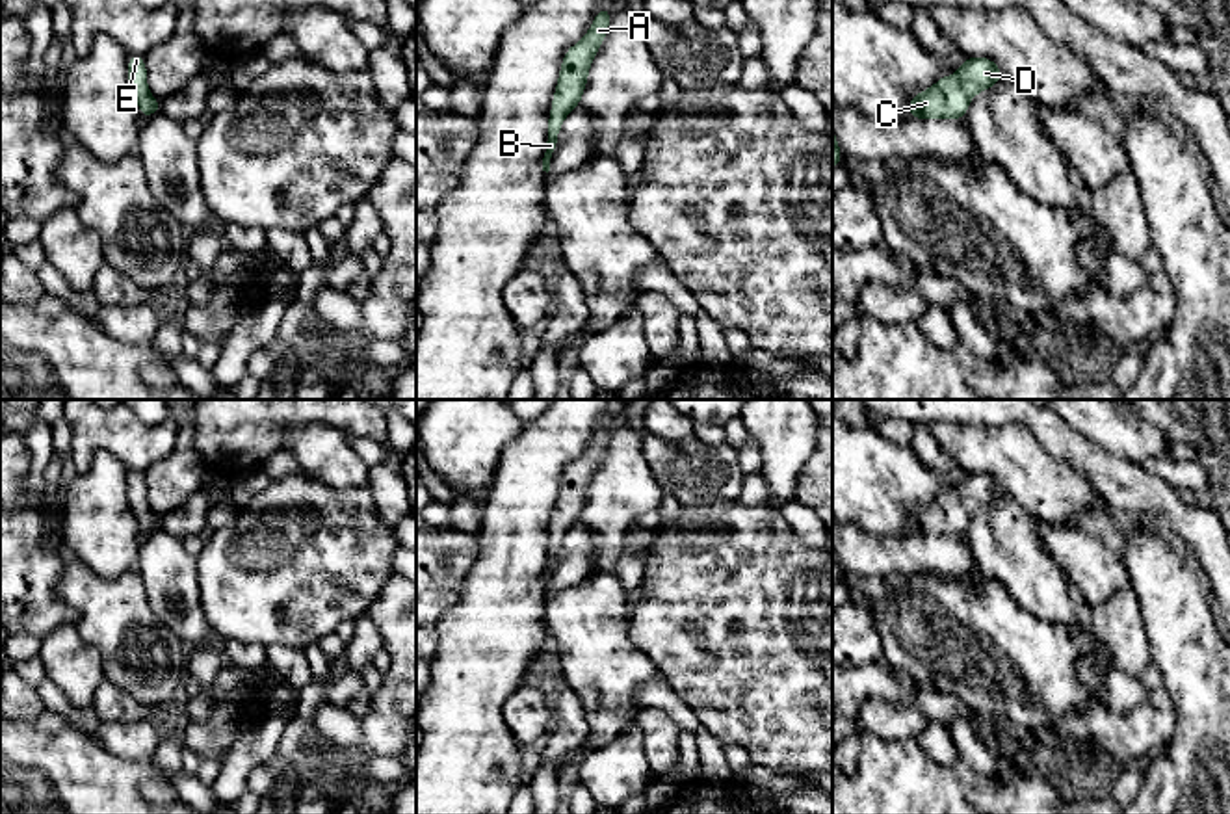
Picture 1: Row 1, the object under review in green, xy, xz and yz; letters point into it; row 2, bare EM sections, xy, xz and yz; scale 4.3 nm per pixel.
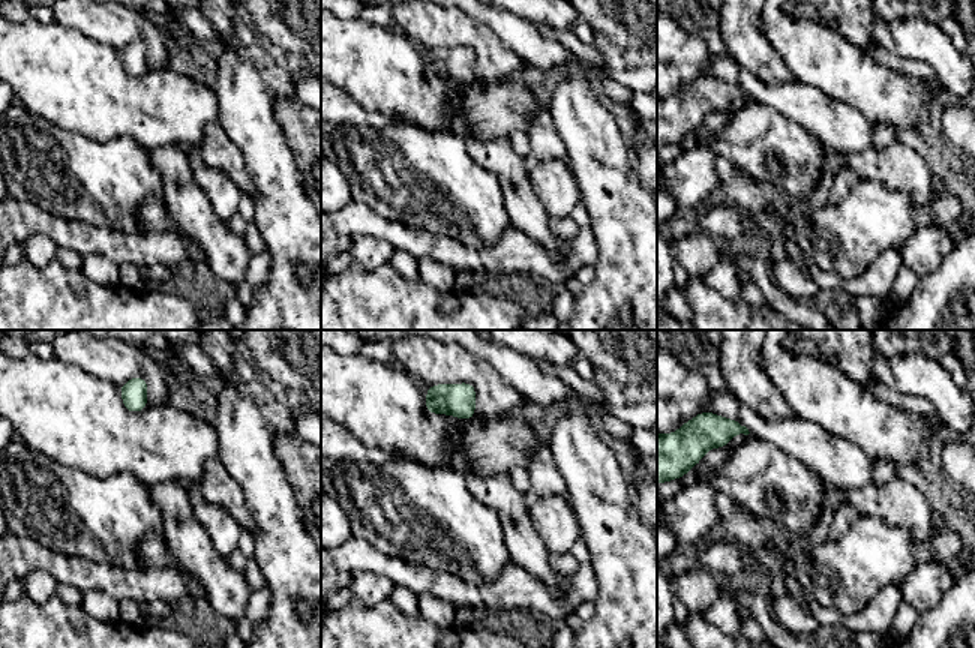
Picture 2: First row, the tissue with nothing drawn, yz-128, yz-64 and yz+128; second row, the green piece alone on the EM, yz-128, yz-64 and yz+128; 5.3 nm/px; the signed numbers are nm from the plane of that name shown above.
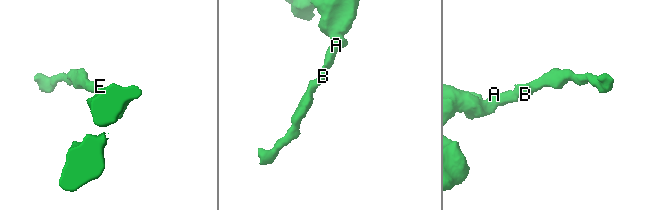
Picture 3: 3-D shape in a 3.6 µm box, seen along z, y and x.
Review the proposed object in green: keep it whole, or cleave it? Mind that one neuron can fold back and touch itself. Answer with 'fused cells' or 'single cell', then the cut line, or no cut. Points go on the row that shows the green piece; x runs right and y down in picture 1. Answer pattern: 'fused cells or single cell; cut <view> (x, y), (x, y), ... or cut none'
single cell; cut none

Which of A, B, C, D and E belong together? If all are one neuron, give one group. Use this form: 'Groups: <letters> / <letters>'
Groups: A B C D E

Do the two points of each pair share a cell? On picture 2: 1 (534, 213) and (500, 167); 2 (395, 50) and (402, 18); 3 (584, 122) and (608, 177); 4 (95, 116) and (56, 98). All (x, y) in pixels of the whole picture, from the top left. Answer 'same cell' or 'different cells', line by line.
1: same cell
2: different cells
3: same cell
4: same cell

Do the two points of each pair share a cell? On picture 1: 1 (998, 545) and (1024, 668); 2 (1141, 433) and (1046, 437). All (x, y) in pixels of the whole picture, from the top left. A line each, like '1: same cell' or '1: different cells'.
1: different cells
2: different cells

